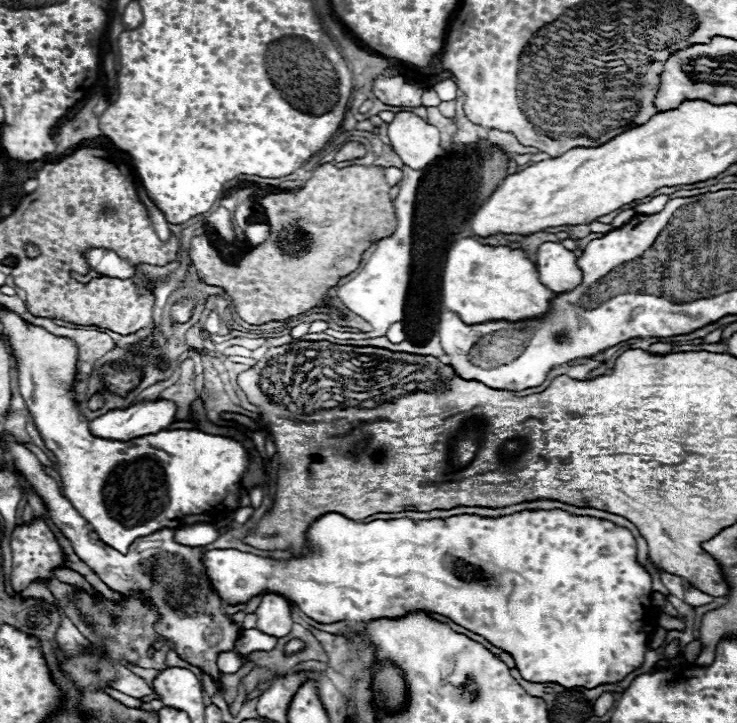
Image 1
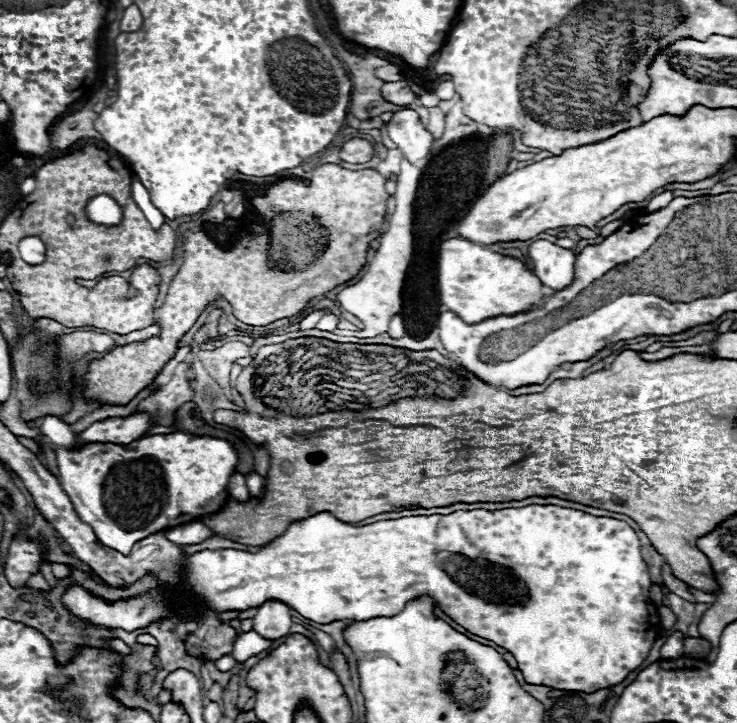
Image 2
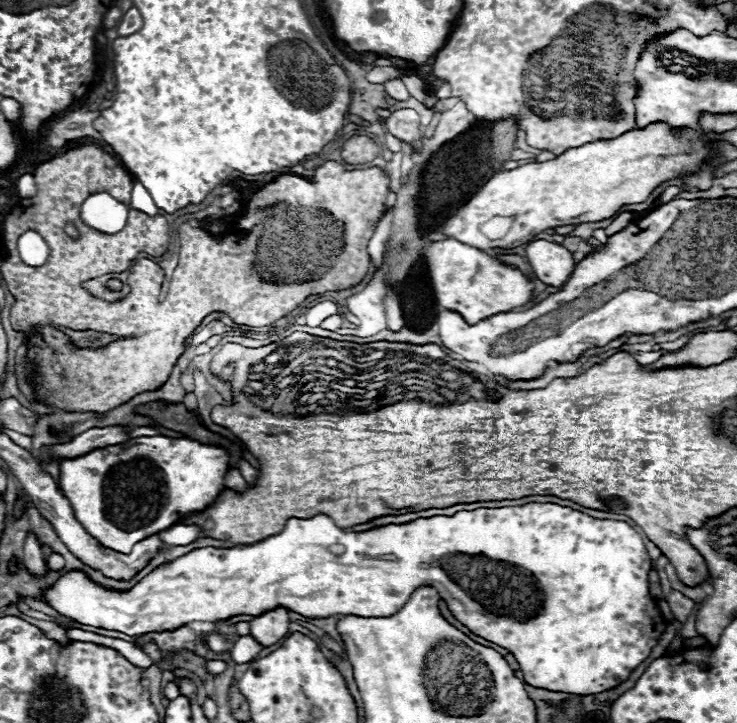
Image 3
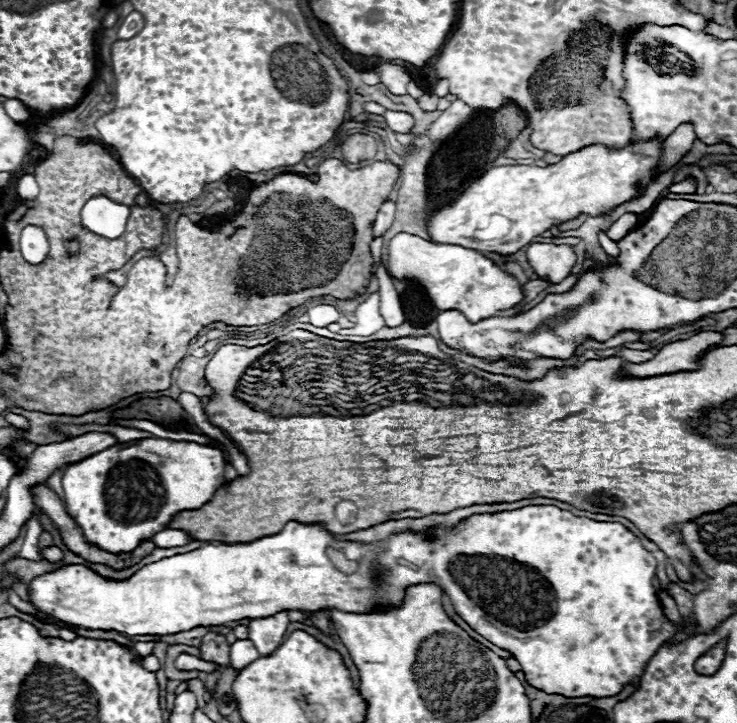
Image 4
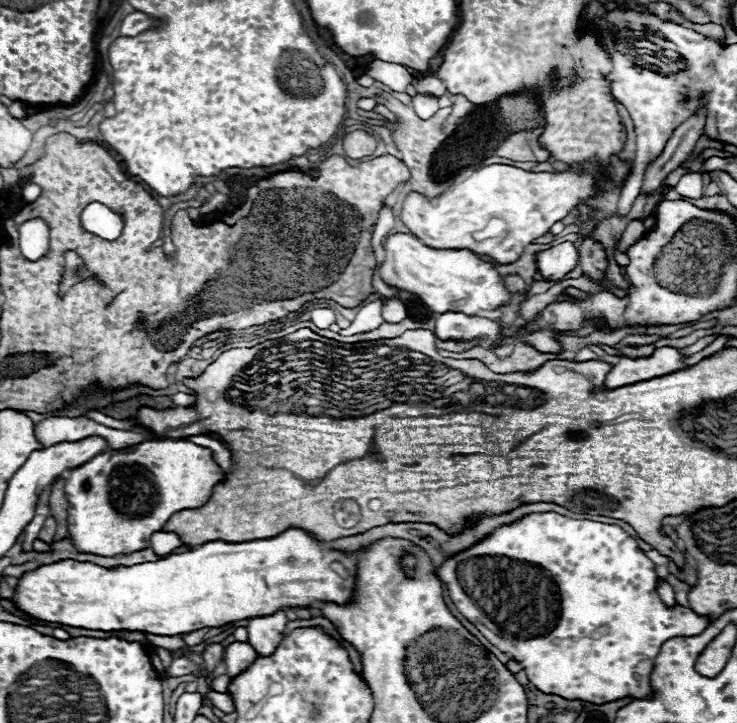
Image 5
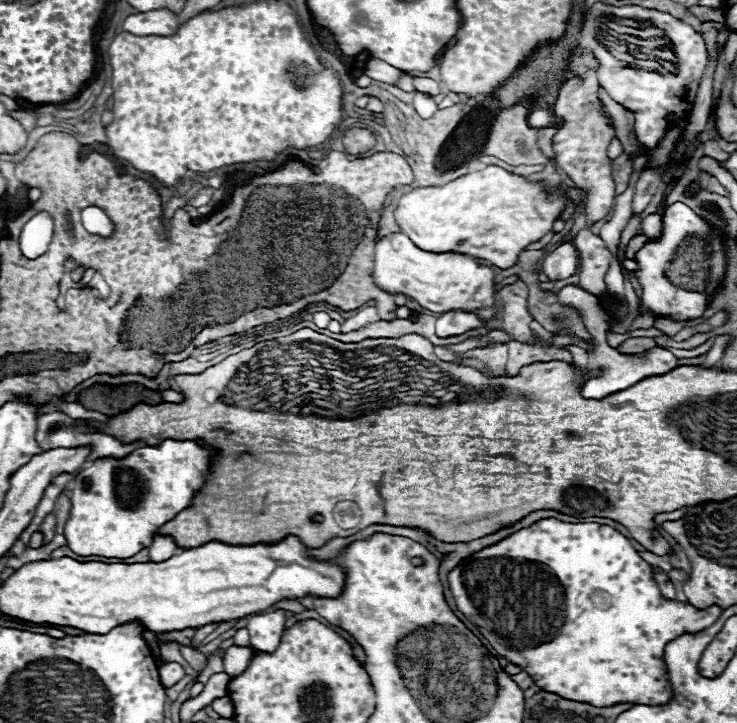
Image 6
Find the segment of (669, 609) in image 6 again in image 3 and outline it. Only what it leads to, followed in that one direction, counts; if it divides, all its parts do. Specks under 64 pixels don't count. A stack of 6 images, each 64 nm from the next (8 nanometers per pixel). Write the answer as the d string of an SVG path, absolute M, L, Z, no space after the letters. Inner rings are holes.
M526 504L526 506L512 506L512 508L478 508L472 512L456 512L454 516L432 516L432 518L418 518L406 524L388 524L388 526L378 526L372 530L364 532L354 532L354 530L342 530L334 524L334 520L326 514L318 514L308 520L300 518L290 518L284 526L284 530L276 536L270 536L262 542L244 546L244 548L198 548L186 556L176 558L170 564L162 564L154 568L152 574L148 574L142 582L138 582L132 590L128 592L110 592L94 582L90 582L82 572L66 572L60 576L56 586L52 586L46 592L46 598L50 606L60 612L62 616L68 616L80 624L96 626L96 628L106 628L106 630L118 630L128 636L136 634L146 634L146 632L162 632L162 630L172 630L178 628L186 622L218 622L226 620L236 614L252 614L258 616L266 610L272 610L276 606L284 606L288 610L294 610L306 618L332 618L332 616L358 616L358 618L370 618L370 616L392 616L396 614L410 594L420 588L420 586L432 586L438 590L440 598L448 604L448 610L452 616L462 622L470 632L476 636L482 636L484 640L490 640L508 652L514 654L514 658L520 664L520 670L524 672L524 682L530 686L544 686L546 690L564 690L568 694L598 694L600 690L610 690L616 688L620 682L628 680L630 672L642 664L652 648L658 644L660 636L666 630L666 622L662 618L660 608L656 606L654 598L650 596L648 590L648 574L650 574L650 558L646 554L646 548L642 544L640 534L630 528L626 522L620 520L598 520L588 514L582 514L572 508L564 508L558 504ZM342 544L344 554L334 556L330 552L330 546Z

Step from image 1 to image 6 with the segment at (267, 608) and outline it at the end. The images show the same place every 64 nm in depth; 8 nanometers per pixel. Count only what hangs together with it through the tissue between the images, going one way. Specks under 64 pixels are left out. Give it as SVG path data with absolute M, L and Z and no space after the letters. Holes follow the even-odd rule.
M284 610L250 616L248 626L246 626L250 632L250 646L258 652L276 650L282 634L284 634L284 622L286 622Z

